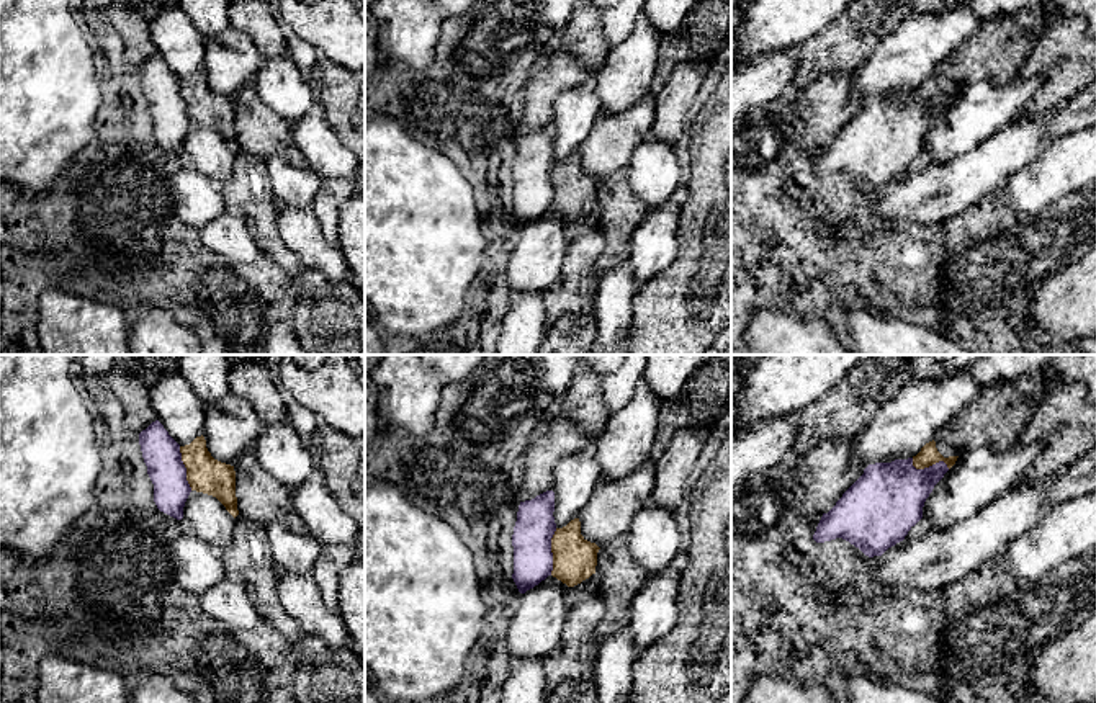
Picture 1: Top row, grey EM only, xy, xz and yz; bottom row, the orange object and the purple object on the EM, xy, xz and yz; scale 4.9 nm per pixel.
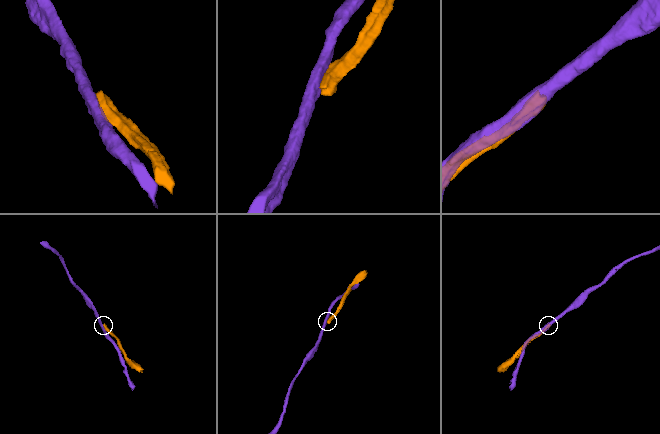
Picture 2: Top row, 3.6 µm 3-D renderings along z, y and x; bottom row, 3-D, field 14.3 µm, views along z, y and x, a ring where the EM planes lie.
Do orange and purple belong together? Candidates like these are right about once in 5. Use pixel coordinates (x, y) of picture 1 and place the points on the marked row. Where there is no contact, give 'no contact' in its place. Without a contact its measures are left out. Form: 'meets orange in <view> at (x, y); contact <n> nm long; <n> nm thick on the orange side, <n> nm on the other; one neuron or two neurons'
meets orange in xz at (552, 551); contact 240 nm long; 220 nm thick on the orange side, 190 nm on the other; two neurons

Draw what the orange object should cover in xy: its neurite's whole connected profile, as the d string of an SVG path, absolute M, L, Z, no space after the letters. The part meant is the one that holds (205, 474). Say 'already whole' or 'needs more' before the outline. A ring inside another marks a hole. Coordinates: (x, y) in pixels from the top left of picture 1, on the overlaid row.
already whole; M203 435L190 445L180 446L180 453L191 490L216 497L236 518L239 510L234 466L214 459Z

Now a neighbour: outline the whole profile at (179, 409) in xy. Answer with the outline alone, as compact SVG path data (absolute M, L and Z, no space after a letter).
M180 373L168 374L149 387L149 399L159 422L180 445L190 445L204 432L204 402Z

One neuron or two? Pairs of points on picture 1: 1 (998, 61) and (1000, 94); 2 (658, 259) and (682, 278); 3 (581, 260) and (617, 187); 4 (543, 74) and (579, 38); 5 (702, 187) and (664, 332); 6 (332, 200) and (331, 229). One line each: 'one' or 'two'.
1: two
2: two
3: two
4: two
5: one
6: one

